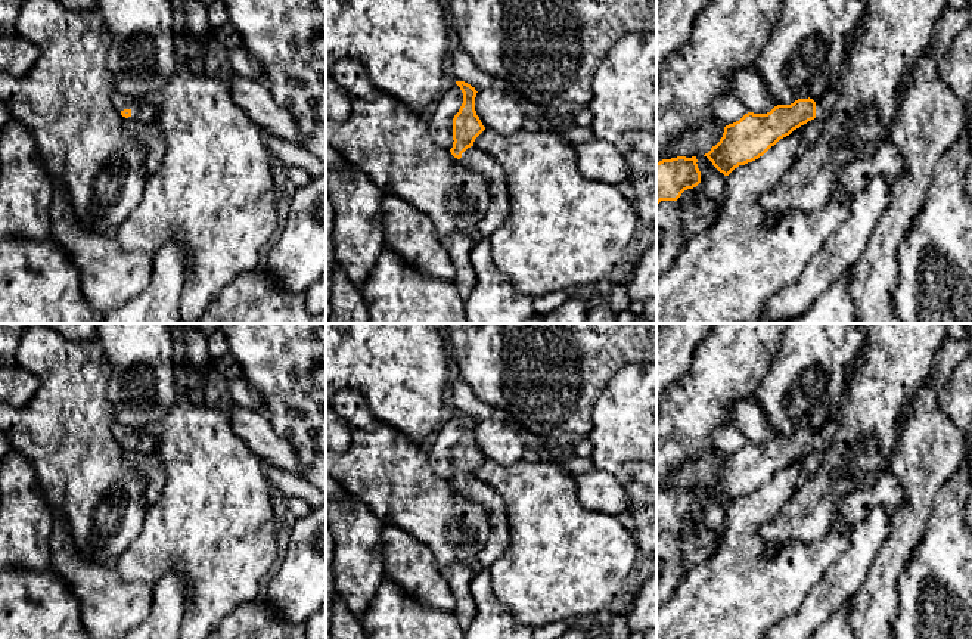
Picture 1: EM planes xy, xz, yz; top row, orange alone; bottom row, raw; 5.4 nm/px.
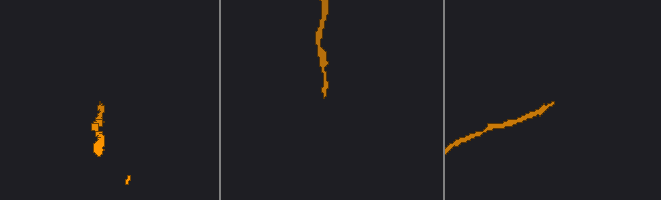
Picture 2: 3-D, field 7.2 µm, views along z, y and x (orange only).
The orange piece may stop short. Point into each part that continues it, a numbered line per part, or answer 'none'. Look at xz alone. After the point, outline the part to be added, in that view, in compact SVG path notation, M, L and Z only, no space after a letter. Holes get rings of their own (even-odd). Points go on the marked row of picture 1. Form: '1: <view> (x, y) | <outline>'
1: xz (497, 210) | M475 146L468 148L460 162L476 170L490 183L490 202L484 217L471 229L469 235L475 239L488 239L501 226L509 214L509 183L504 170L487 153Z

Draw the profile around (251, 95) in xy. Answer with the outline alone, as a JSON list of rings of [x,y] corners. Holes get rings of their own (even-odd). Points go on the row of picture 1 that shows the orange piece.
[[[227,77],[233,102],[251,121],[273,136],[298,145],[298,127],[286,108],[280,106],[261,78]]]

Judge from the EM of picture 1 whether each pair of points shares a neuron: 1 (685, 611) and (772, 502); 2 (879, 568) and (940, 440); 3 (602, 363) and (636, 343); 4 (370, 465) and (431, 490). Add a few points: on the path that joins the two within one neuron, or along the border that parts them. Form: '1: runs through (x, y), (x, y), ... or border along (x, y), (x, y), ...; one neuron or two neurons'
1: runs through (711, 585), (742, 554), (742, 532), (745, 529); one neuron
2: runs through (904, 536), (919, 506), (922, 472); one neuron
3: runs through (611, 354), (623, 343), (627, 343); one neuron
4: runs through (385, 470), (406, 490), (416, 490); one neuron

